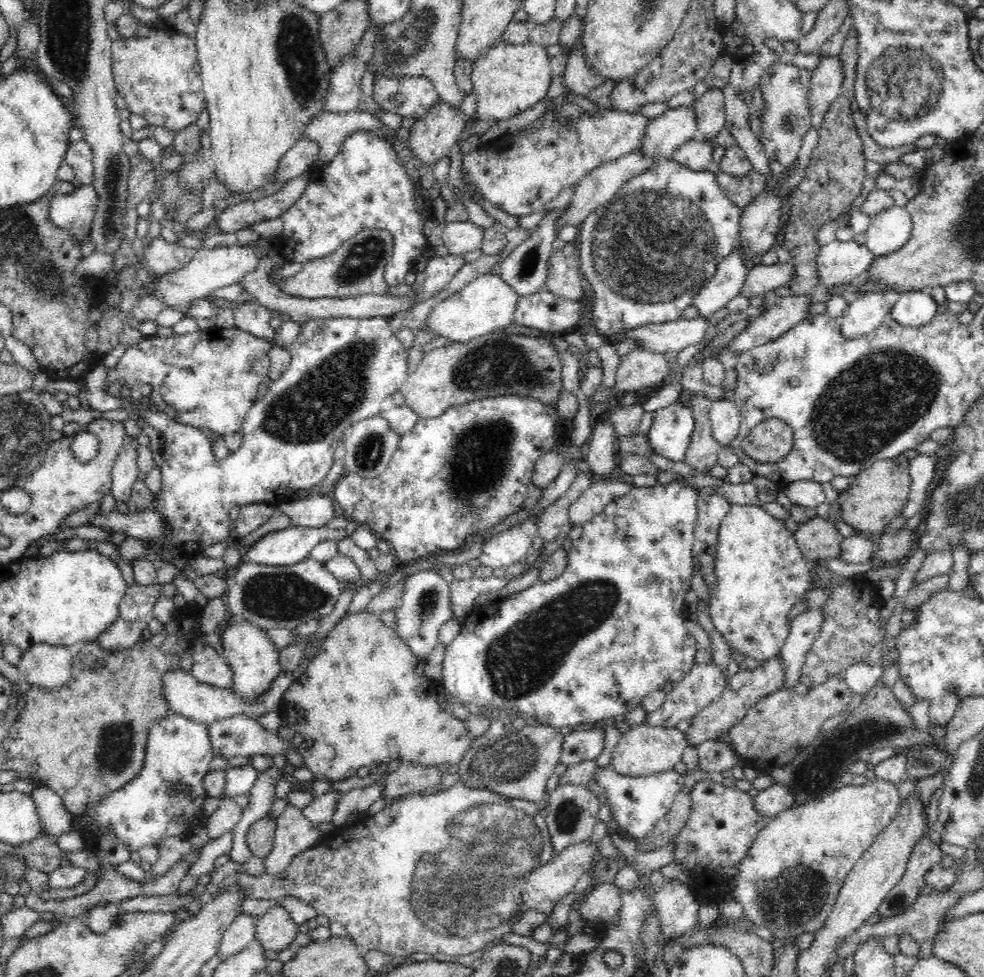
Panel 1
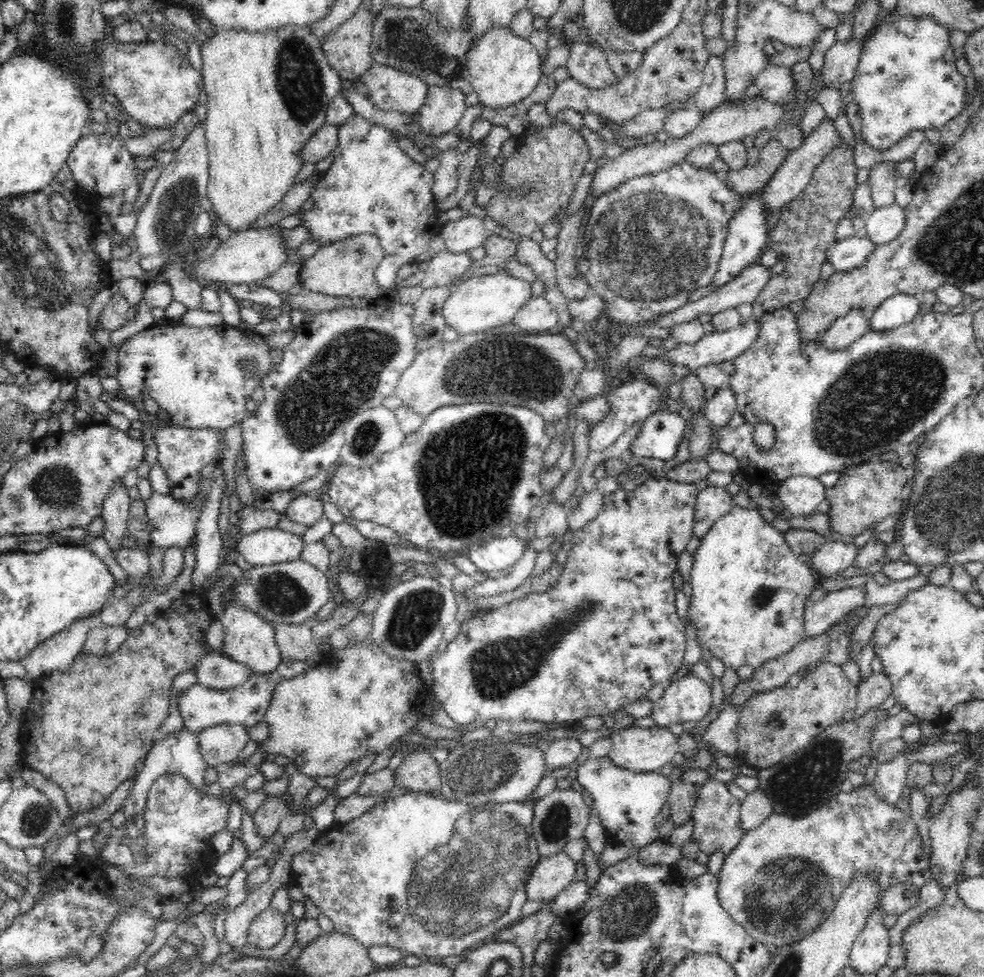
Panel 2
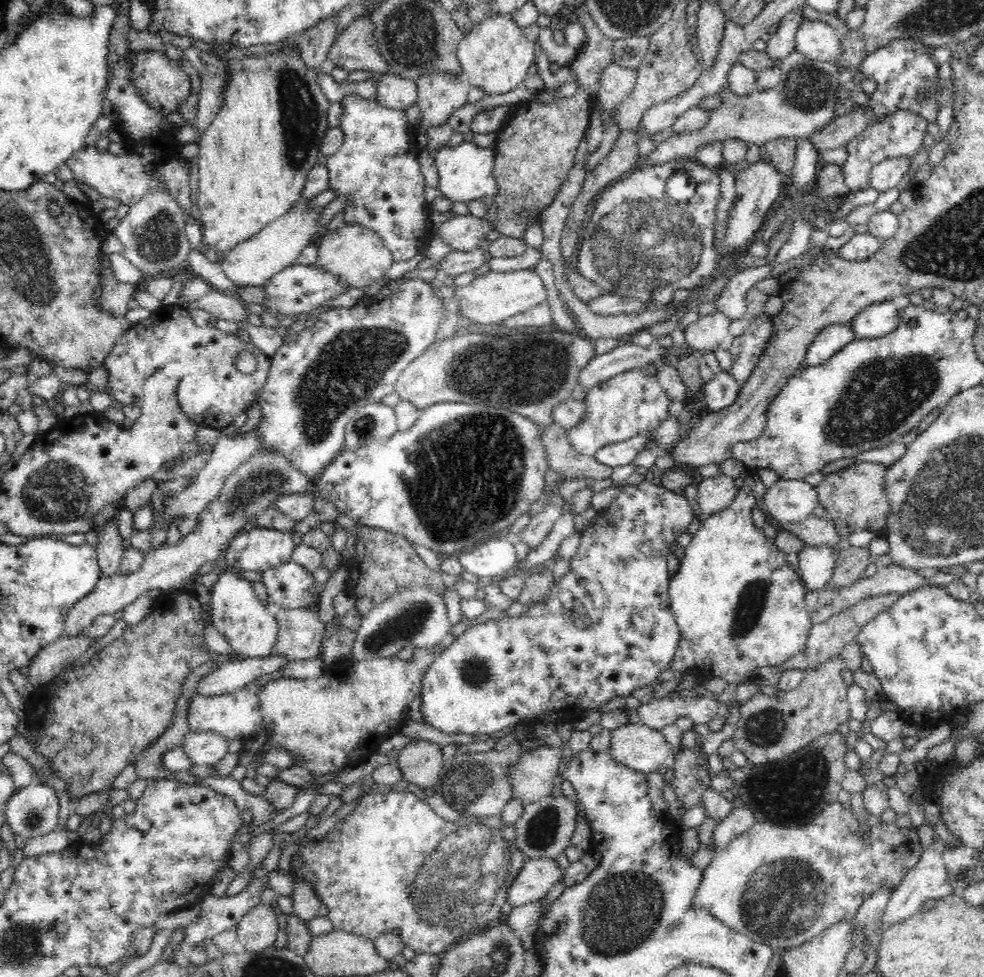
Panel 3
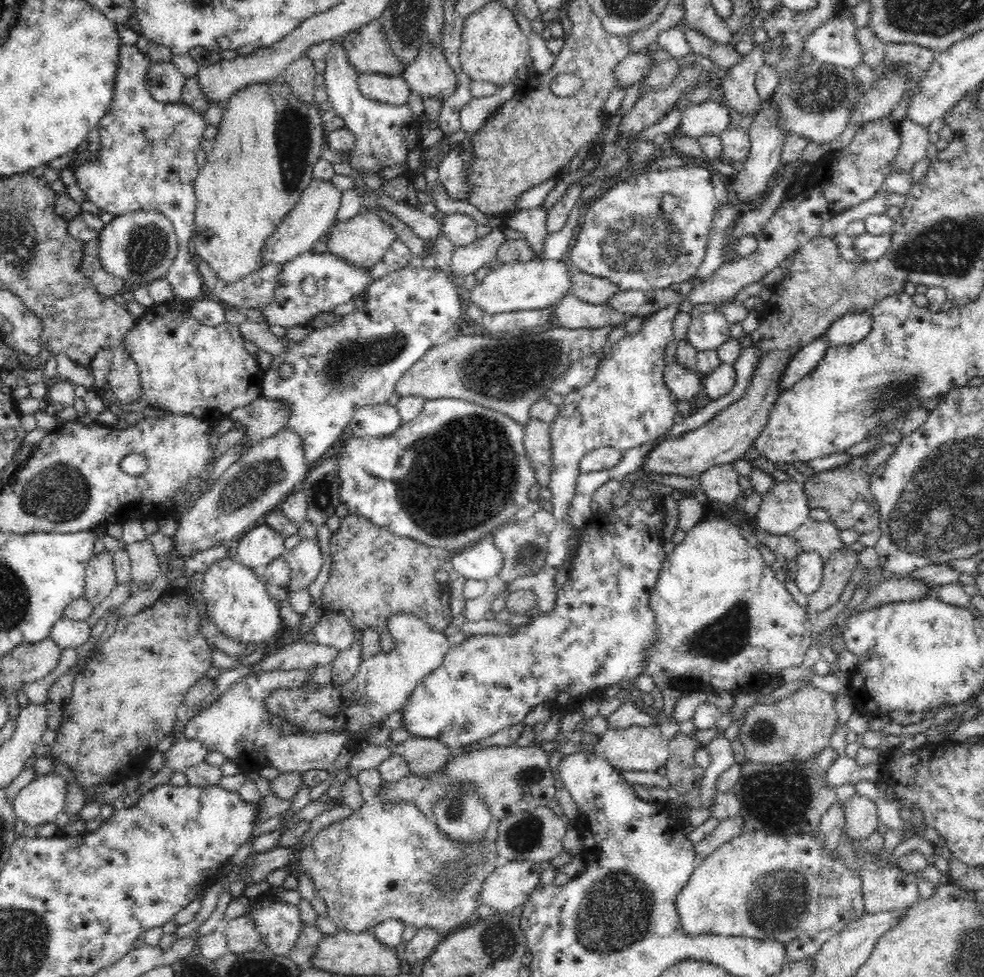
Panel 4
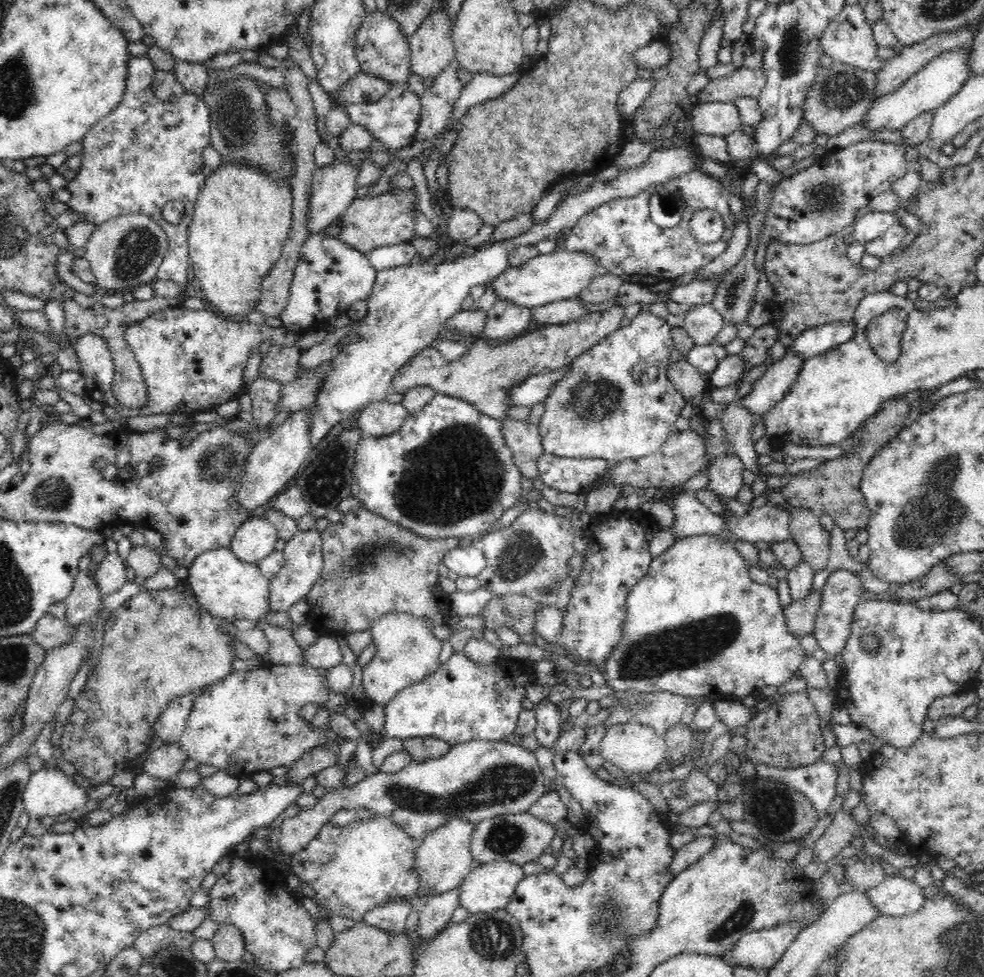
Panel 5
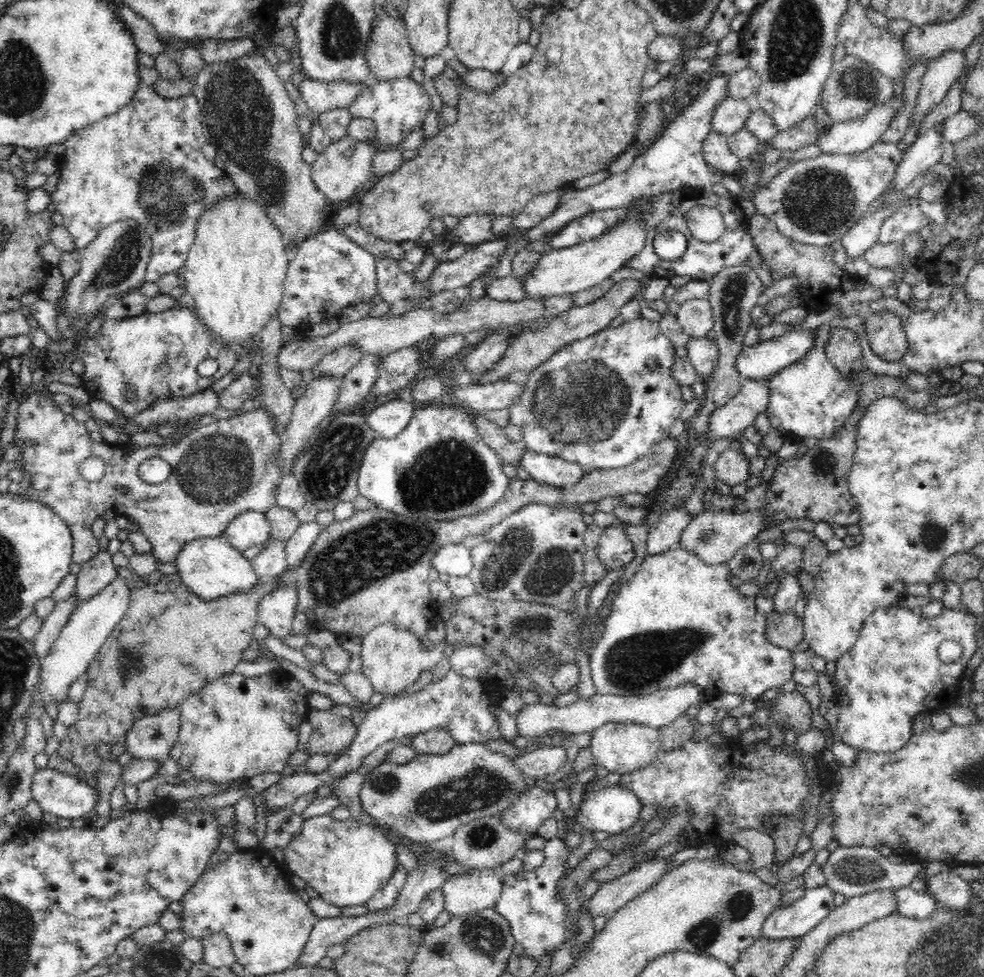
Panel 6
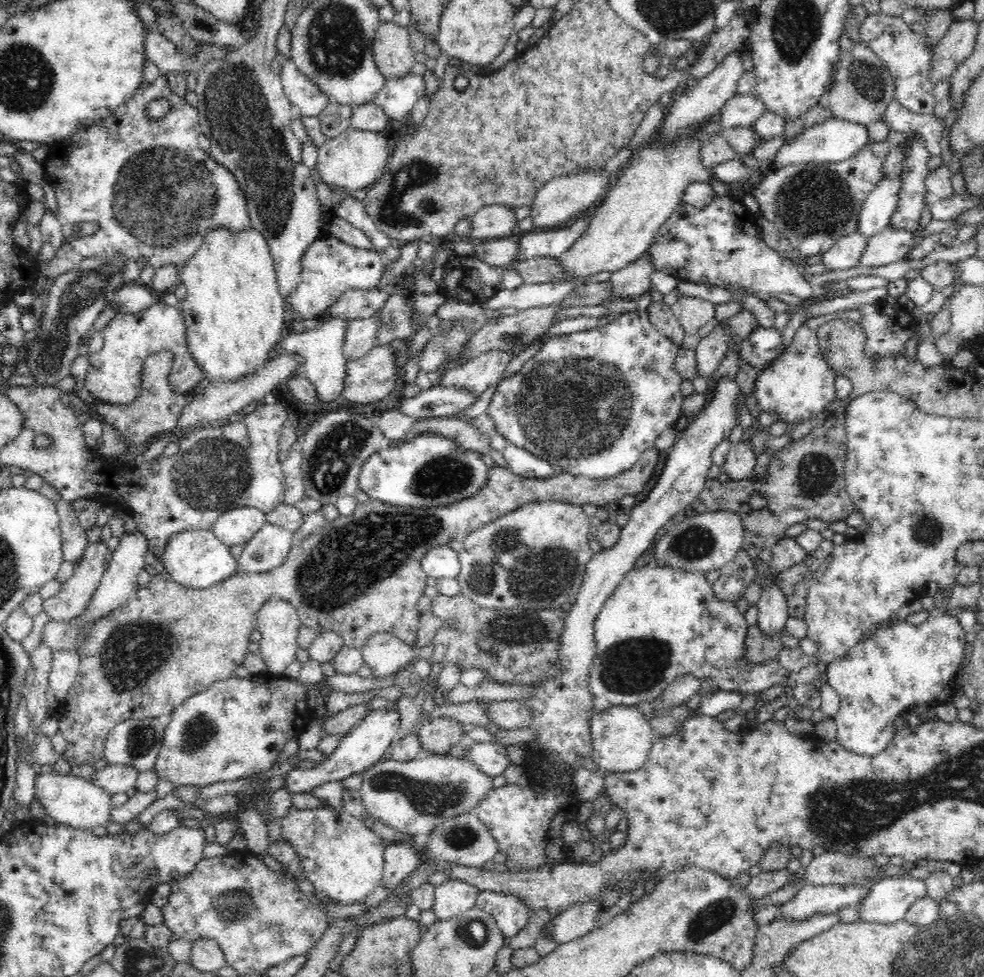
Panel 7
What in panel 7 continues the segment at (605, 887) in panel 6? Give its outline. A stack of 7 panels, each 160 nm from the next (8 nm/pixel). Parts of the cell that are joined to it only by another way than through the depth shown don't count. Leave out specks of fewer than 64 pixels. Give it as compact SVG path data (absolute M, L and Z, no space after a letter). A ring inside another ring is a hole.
M602 900L578 902L568 906L557 917L550 918L545 928L558 945L576 940L597 926L597 914L603 910Z

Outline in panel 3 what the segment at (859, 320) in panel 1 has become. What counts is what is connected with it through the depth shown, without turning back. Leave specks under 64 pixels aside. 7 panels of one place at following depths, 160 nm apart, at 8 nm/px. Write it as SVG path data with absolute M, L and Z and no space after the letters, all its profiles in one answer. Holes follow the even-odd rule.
M851 323L827 326L808 347L802 367L824 364L845 344L852 342L855 334Z

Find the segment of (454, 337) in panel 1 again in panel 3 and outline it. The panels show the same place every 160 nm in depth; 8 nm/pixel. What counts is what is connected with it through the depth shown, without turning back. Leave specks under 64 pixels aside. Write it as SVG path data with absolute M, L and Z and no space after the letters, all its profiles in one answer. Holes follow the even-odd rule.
M528 268L505 272L489 271L476 277L469 285L457 287L455 294L462 316L476 324L500 325L511 316L547 302L548 289L535 269Z

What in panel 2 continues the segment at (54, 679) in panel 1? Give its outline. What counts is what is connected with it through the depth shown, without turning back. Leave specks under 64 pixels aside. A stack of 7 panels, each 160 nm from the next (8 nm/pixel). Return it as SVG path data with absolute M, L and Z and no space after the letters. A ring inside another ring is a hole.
M99 616L82 618L72 622L66 630L56 634L48 641L39 644L23 661L27 671L27 678L32 681L47 677L52 672L68 672L72 662L83 650L89 631L93 627L100 626Z

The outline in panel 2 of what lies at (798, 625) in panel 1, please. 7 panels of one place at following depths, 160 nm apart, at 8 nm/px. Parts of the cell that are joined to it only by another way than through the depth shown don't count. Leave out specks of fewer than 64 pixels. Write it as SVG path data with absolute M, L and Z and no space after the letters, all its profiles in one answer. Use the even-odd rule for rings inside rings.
M842 588L829 592L818 602L809 603L805 609L803 640L822 636L852 610L862 607L867 600L866 589Z

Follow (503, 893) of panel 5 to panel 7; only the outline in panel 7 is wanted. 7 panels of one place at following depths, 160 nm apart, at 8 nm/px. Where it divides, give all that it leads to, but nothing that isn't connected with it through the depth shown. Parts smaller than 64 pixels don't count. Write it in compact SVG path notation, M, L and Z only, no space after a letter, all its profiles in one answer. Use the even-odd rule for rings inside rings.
M451 879L435 888L433 907L437 920L450 920L453 916L474 908L478 890L471 884Z

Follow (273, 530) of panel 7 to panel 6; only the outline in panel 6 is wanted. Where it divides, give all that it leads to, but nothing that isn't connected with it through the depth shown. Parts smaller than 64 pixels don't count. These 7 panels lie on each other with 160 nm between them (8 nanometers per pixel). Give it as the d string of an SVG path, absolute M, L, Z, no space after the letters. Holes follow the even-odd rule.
M280 539L272 542L254 556L251 560L253 571L260 578L275 578L280 576L286 567L286 545Z

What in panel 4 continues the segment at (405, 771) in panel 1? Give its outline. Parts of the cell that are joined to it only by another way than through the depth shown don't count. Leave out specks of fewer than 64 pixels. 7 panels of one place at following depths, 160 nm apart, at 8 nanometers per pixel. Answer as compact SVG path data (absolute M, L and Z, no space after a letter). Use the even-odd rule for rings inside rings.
M412 736L396 745L394 752L404 757L416 776L429 777L448 762L450 749L447 744L438 740Z

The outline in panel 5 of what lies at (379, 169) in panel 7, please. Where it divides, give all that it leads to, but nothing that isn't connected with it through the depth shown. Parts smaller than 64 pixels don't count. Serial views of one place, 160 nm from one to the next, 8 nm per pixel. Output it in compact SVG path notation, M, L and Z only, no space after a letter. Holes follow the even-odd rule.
M338 162L332 166L316 168L308 210L308 233L314 234L328 228L341 216L357 196L359 167Z

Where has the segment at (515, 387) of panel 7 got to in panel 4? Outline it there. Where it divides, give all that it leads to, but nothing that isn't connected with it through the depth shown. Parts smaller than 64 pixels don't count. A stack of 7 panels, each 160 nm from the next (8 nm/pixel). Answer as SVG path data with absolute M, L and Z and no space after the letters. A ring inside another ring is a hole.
M672 304L643 317L642 327L636 333L626 333L613 346L606 348L599 362L593 379L569 394L564 402L557 406L557 415L551 422L550 438L552 445L552 474L549 488L553 497L553 515L556 521L554 530L549 536L549 552L545 565L529 577L515 578L508 590L500 597L508 598L518 590L530 590L536 595L536 605L540 615L552 613L556 607L557 590L554 586L554 576L558 572L570 550L568 542L572 534L579 530L570 523L572 498L576 492L576 480L579 474L579 462L587 452L606 446L627 451L658 440L674 426L674 416L680 400L667 388L664 372L664 350L675 340L672 321L678 314L680 304Z

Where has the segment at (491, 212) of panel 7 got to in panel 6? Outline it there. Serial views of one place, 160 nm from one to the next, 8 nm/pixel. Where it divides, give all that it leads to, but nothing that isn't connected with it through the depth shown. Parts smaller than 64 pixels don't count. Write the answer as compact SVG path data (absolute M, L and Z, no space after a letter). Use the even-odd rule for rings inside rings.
M474 213L459 218L454 232L459 236L460 242L470 245L480 245L493 240L492 220L494 217L488 213Z

